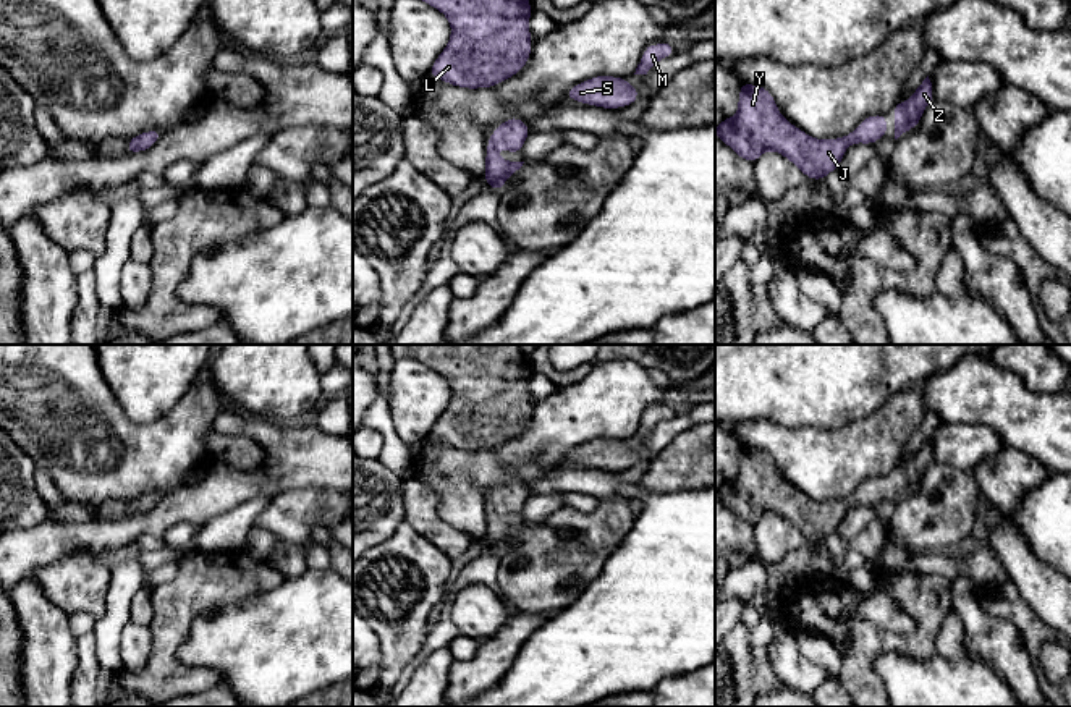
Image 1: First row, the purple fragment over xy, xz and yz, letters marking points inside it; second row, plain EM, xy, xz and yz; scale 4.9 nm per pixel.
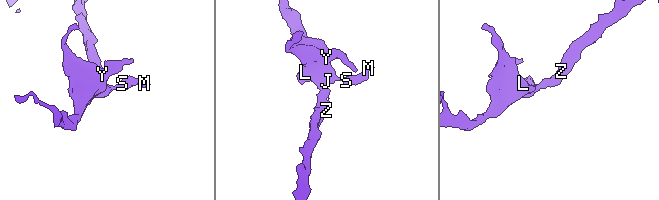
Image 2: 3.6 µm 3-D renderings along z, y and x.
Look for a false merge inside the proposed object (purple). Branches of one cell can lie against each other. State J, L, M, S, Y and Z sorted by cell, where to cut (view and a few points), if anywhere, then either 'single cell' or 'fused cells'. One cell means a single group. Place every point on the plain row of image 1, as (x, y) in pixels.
groups J L M S Y Z; cut none; single cell

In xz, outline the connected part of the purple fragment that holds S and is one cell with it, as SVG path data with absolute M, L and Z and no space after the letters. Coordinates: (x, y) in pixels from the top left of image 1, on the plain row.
M595 438L568 451L565 459L602 471L620 471L636 464L639 453L626 440Z

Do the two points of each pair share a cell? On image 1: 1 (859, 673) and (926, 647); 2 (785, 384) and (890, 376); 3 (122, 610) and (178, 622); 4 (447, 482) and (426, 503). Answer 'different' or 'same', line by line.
1: same
2: same
3: different
4: different

